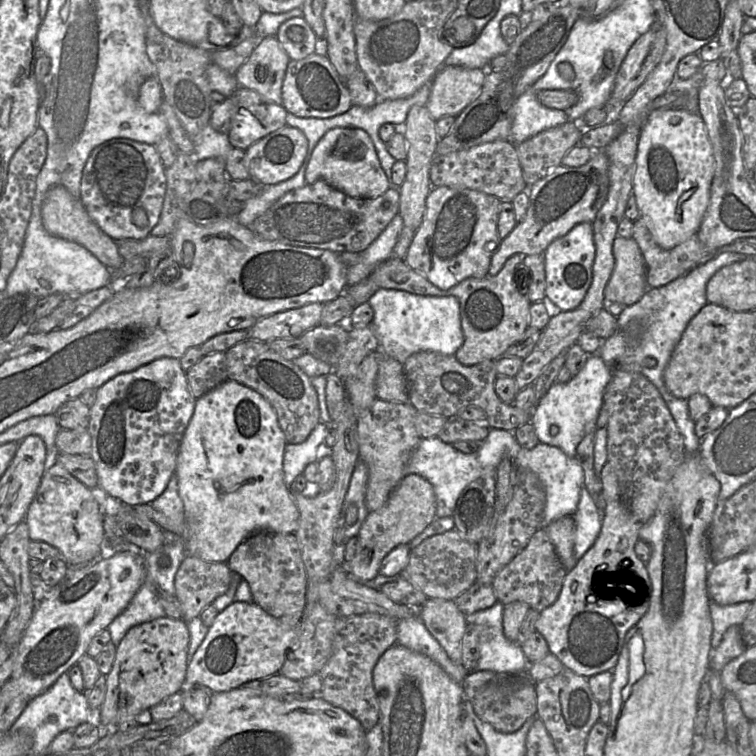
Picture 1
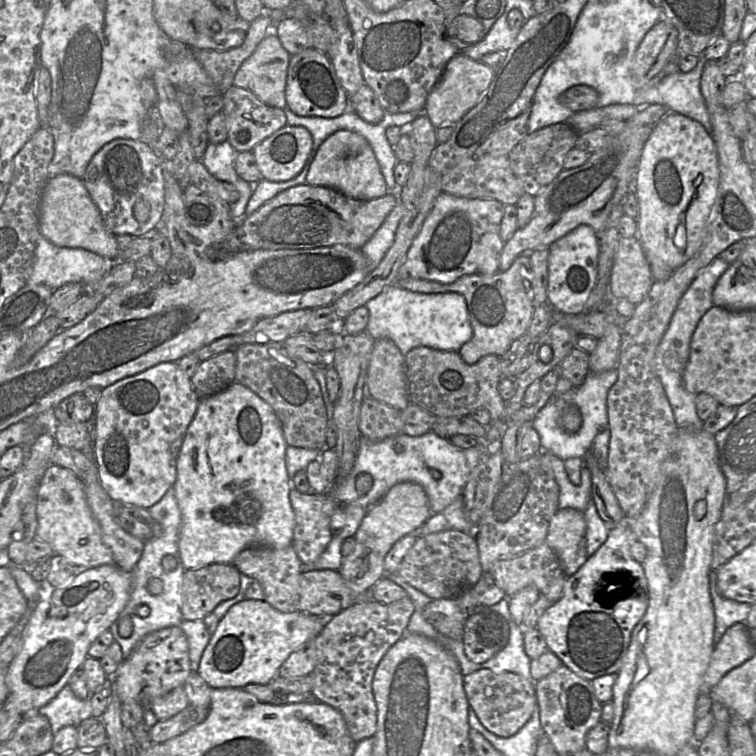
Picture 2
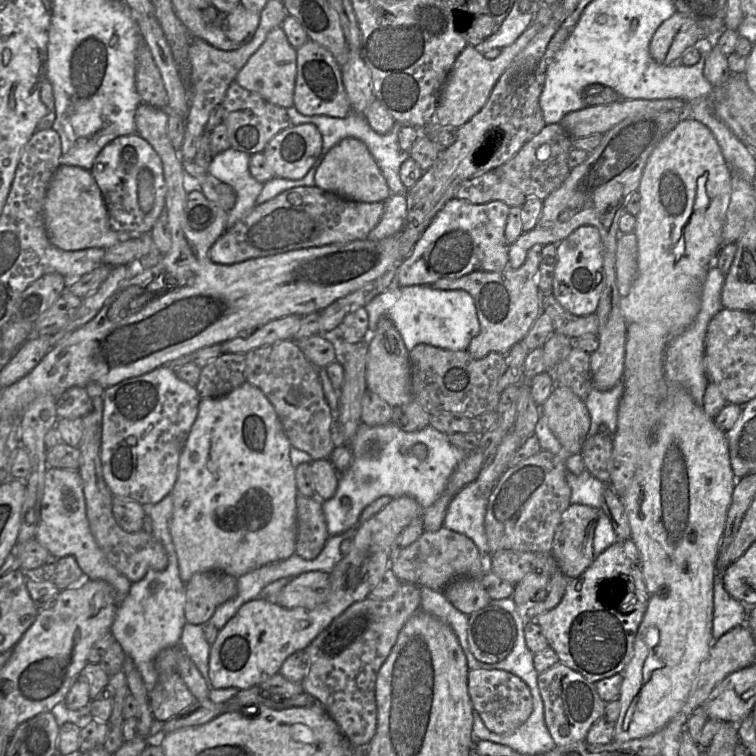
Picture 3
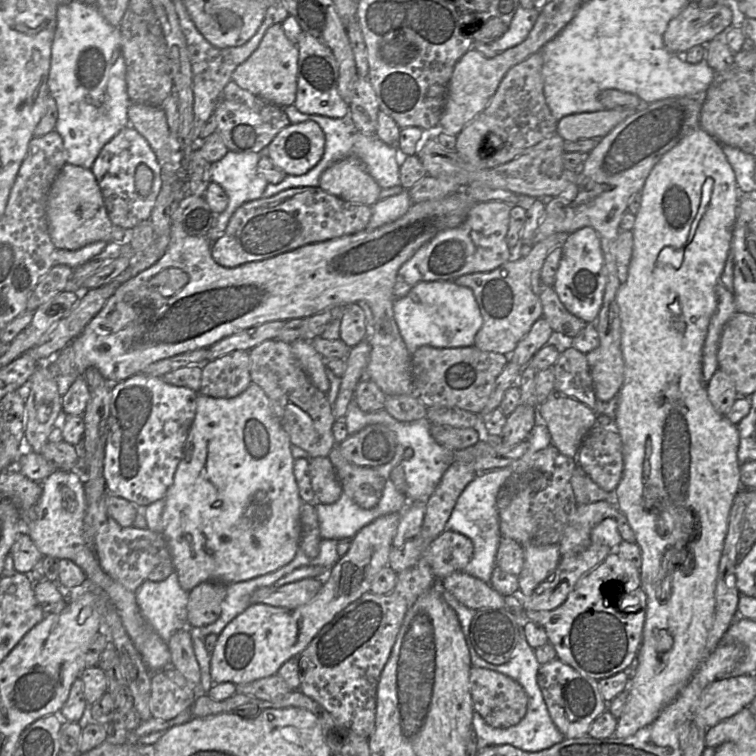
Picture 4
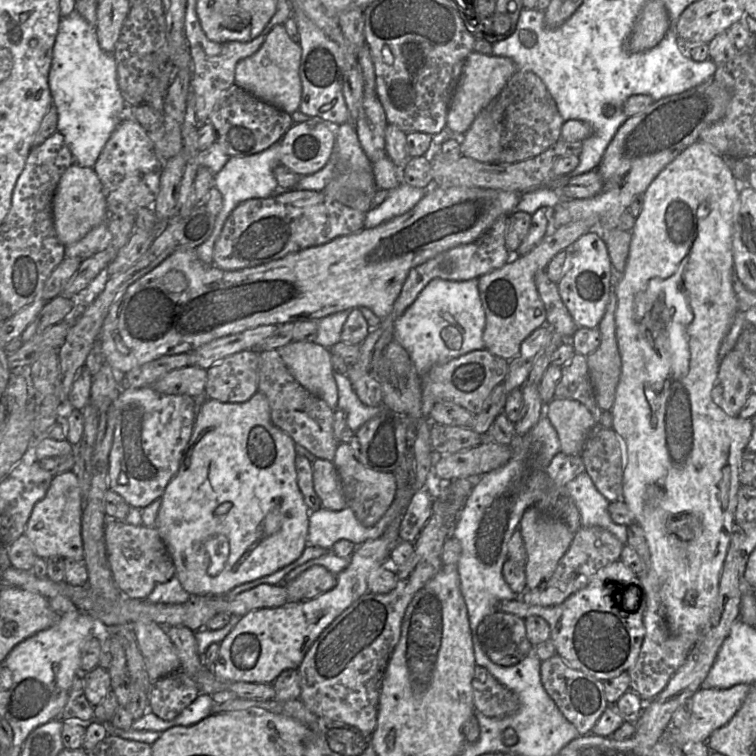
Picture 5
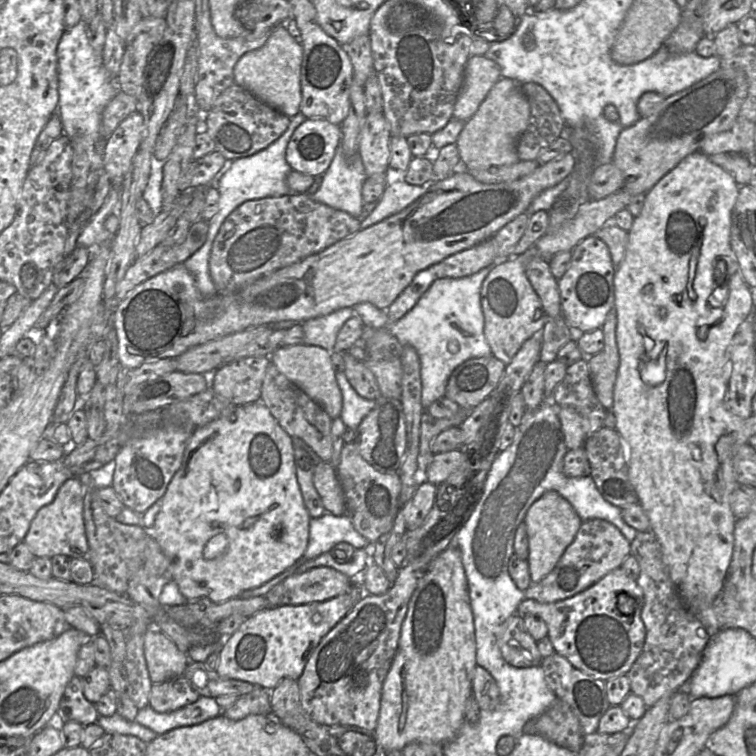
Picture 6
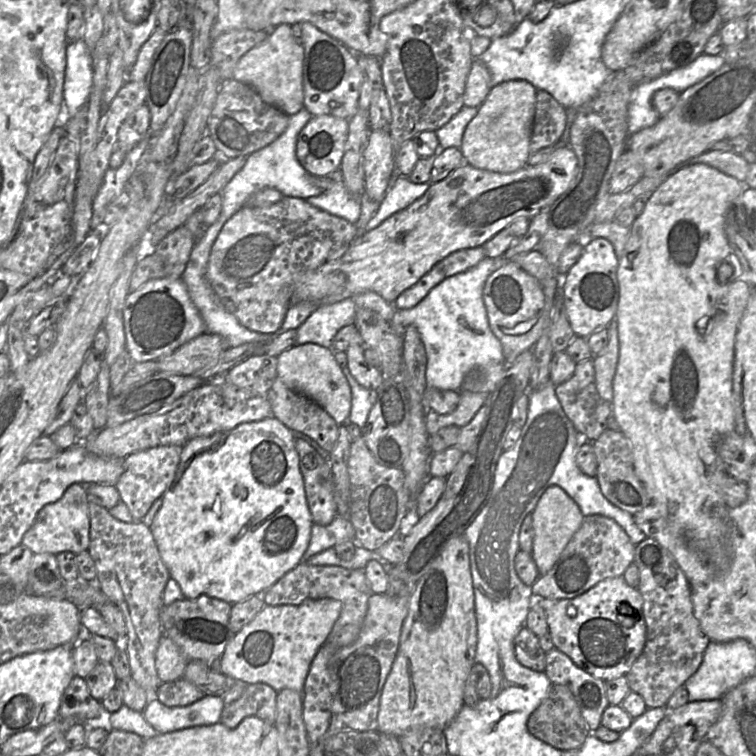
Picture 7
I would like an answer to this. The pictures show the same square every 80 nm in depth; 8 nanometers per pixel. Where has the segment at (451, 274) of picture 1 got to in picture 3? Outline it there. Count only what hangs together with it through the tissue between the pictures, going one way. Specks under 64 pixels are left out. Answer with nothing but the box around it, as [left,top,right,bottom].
[395,198,510,286]

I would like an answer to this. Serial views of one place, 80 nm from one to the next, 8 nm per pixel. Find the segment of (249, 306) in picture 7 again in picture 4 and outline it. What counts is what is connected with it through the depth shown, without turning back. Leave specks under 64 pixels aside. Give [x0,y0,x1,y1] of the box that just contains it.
[211,186,371,268]

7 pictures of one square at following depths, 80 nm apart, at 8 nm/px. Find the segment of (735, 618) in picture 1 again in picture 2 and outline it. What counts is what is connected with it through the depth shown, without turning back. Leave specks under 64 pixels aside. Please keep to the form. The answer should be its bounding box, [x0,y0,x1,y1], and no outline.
[709,570,751,646]

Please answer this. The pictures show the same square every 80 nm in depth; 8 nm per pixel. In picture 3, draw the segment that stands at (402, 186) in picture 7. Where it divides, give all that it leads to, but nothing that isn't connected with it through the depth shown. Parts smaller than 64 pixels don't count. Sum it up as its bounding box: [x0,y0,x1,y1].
[367,194,407,240]

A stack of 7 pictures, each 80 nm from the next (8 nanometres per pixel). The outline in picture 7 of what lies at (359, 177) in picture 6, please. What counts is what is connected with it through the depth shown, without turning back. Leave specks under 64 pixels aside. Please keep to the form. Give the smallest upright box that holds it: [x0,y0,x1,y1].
[306,169,361,224]

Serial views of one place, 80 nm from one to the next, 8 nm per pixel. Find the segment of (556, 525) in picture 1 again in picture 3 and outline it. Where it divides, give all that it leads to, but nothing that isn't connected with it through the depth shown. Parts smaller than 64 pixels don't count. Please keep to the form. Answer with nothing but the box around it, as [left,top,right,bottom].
[551,504,599,579]

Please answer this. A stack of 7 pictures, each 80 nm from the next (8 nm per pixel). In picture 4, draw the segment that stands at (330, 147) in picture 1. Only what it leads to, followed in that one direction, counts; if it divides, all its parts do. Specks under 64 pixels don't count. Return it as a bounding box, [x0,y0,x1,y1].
[319,157,382,207]

